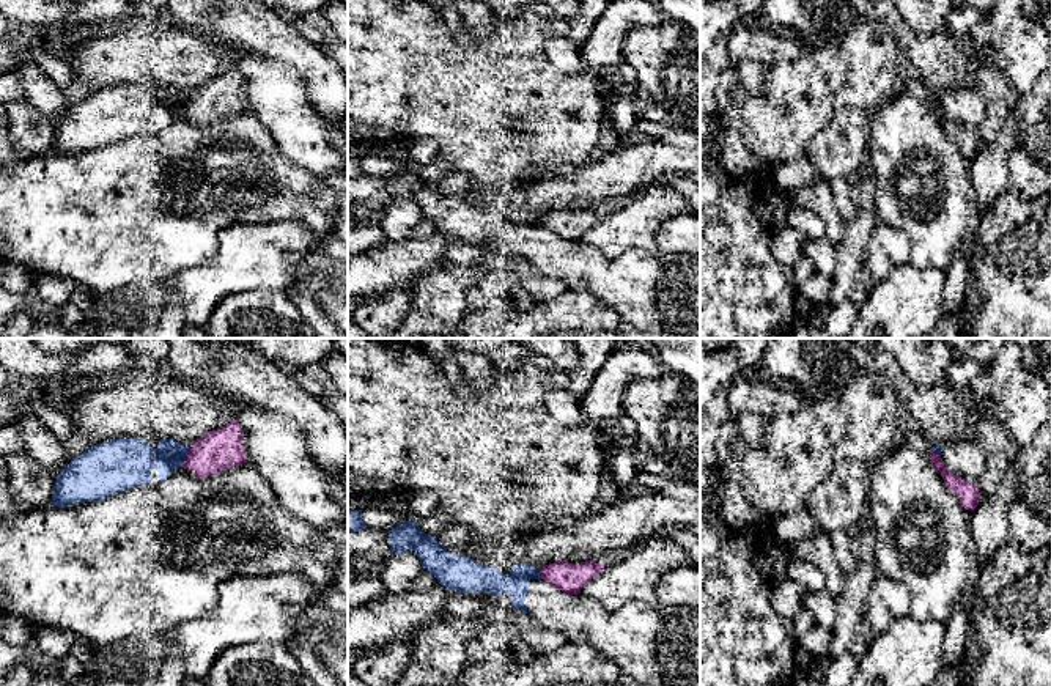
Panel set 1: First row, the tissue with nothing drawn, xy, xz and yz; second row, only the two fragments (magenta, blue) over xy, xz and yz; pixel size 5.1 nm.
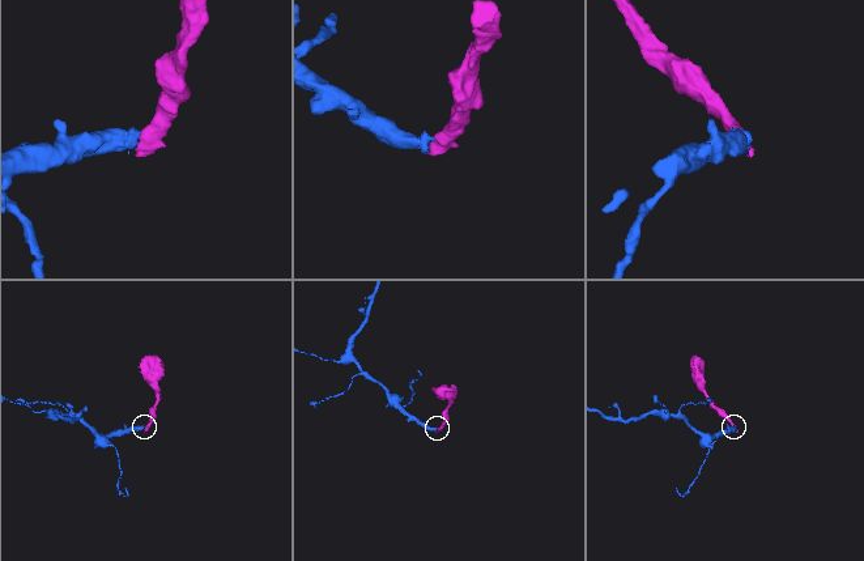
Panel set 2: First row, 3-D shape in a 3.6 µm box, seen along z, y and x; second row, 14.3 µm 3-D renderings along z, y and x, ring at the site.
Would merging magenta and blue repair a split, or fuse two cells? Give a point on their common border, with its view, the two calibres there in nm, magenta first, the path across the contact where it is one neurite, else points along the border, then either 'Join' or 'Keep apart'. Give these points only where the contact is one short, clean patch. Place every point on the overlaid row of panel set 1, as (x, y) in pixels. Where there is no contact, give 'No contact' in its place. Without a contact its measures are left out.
Touches magenta at xy (188, 455). Thickness 220 nm (magenta) against 140 nm. Boundary: xy (191, 446), (183, 464). Keep apart

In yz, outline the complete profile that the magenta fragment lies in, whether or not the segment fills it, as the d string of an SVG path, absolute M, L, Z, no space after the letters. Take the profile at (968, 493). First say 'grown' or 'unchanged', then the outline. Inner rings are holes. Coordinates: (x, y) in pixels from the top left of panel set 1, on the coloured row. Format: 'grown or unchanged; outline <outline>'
unchanged; outline M931 452L930 459L933 466L939 470L947 489L953 492L964 510L975 510L980 502L980 489L972 481L968 481L955 474L952 474L941 459L941 455Z

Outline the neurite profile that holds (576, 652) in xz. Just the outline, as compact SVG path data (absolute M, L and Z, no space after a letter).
M581 636L522 666L507 667L499 686L618 686L621 670Z

